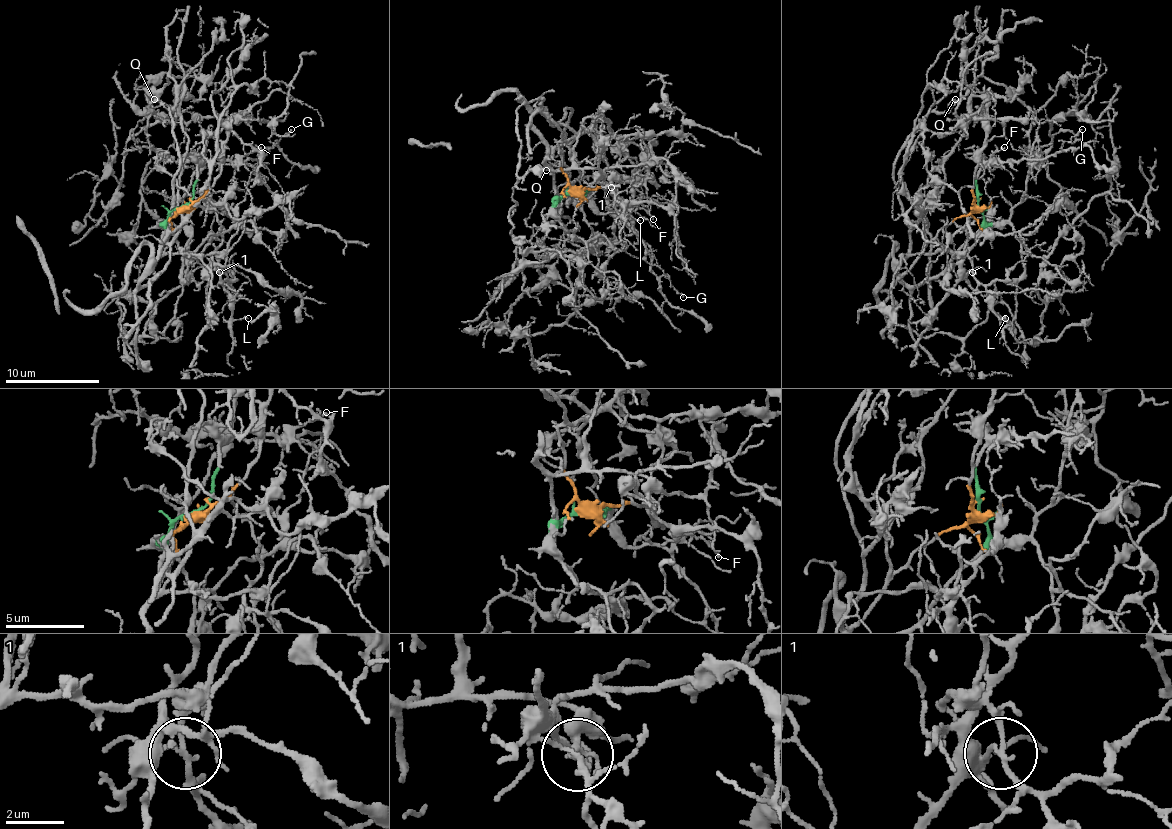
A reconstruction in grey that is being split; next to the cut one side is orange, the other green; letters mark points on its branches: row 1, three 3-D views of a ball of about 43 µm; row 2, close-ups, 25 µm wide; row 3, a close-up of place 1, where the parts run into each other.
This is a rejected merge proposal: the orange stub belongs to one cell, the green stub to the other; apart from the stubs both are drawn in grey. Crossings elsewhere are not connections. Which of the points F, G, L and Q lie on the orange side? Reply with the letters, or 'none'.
none

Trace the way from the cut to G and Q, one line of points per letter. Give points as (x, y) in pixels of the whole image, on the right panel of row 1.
G: (977, 206), (977, 173), (984, 166), (998, 159), (1047, 159), (1082, 129)
Q: (977, 206), (981, 227), (948, 265), (913, 286), (897, 274), (908, 220), (894, 159), (955, 98)

